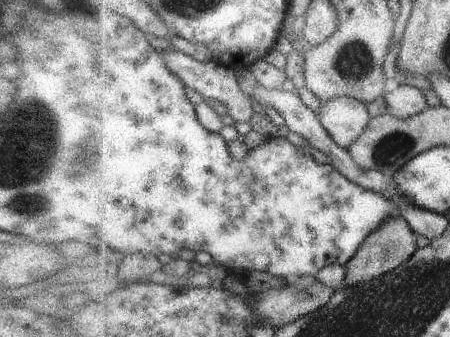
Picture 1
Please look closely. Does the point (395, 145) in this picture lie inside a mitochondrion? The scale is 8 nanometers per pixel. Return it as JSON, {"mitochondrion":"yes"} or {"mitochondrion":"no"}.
{"mitochondrion":"yes"}

